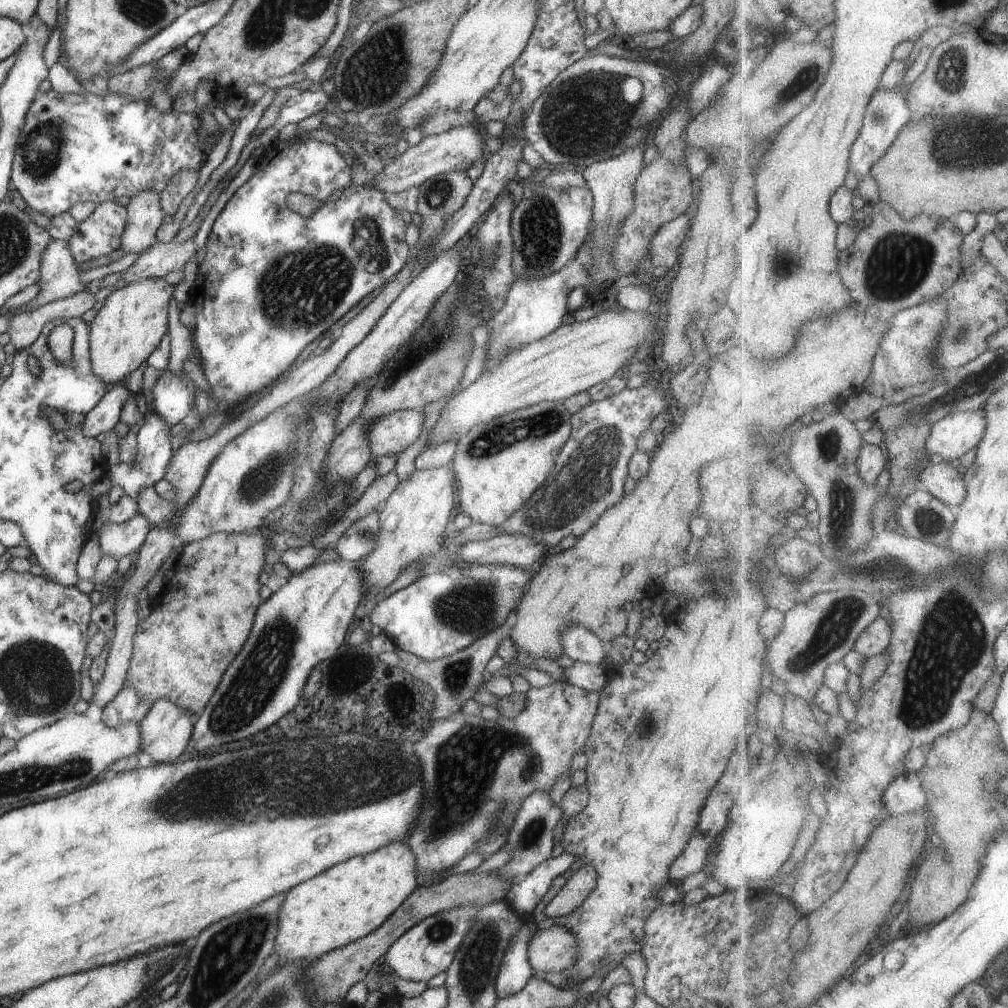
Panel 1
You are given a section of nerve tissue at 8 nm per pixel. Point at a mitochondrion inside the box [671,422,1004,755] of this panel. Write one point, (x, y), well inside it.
(953, 639)

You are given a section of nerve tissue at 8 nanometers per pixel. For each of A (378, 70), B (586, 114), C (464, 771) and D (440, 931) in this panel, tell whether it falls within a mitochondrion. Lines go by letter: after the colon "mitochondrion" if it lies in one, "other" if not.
A: mitochondrion
B: mitochondrion
C: mitochondrion
D: mitochondrion

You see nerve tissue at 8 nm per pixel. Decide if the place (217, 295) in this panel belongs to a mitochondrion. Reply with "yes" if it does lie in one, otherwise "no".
no

